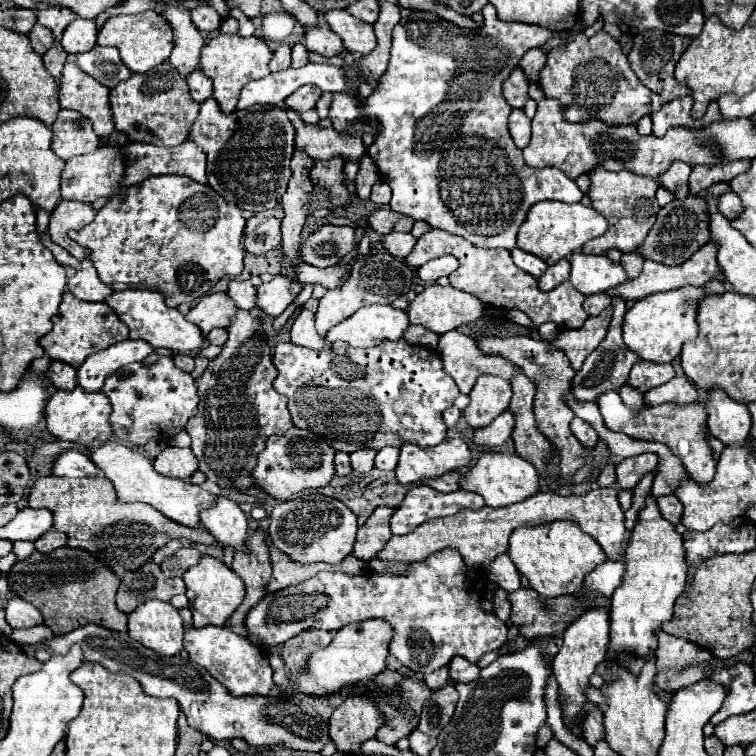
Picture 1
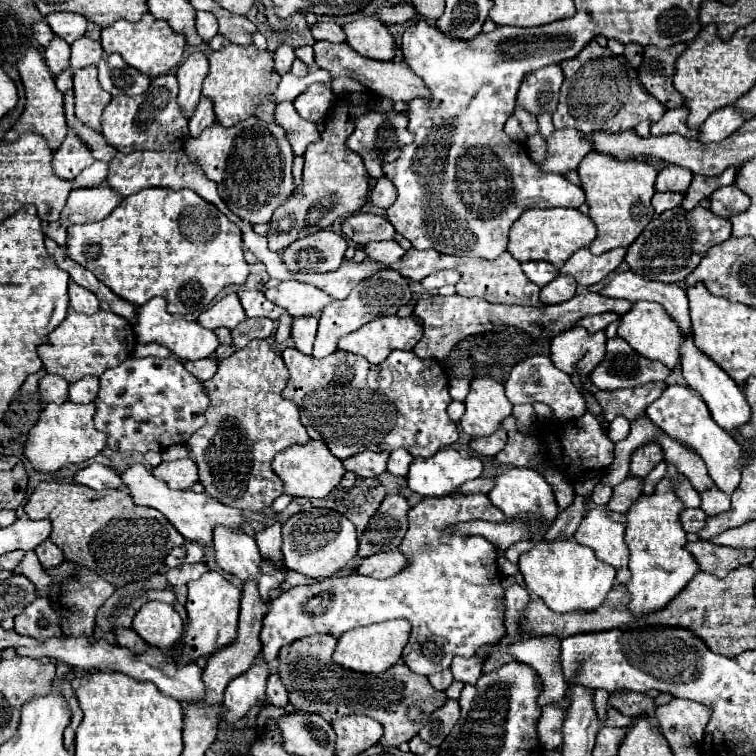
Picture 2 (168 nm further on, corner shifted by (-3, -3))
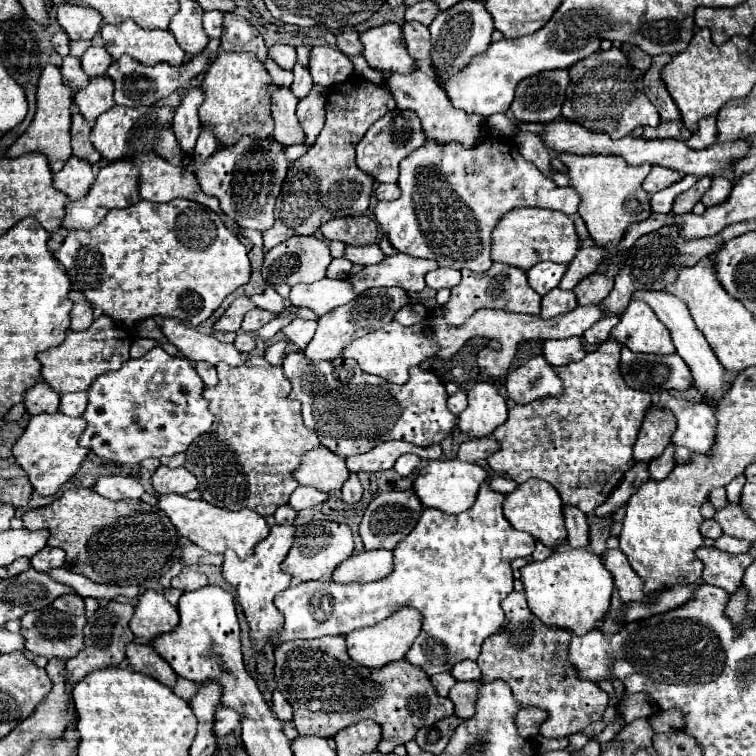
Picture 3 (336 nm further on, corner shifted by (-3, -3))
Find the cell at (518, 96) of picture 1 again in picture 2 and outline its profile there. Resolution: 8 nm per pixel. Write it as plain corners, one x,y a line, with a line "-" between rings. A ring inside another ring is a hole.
517,107
517,109
515,109
515,117
519,119
519,123
521,123
523,131
527,133
527,137
539,133
539,129
537,129
537,119
535,119
531,113
523,113
523,109

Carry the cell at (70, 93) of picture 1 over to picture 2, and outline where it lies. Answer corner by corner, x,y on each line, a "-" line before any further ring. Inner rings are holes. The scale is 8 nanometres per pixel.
97,67
79,69
73,75
75,87
75,115
91,129
101,131
101,113
111,101
111,95
101,89
97,81

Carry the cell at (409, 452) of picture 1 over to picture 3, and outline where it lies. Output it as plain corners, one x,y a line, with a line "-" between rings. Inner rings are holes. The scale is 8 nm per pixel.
435,459
435,461
427,461
417,471
413,491
417,493
417,497
421,499
421,503
425,507
435,507
435,509
441,509
449,515
455,515
455,513
469,509
475,503
475,495
479,491
479,485
485,479
487,479
485,469
475,463
463,463
459,459

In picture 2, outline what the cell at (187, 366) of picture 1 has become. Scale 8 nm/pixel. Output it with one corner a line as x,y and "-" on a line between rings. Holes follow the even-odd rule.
211,357
205,359
197,359
197,361
185,361
185,369
191,371
199,381
207,381
215,375
217,371
217,361

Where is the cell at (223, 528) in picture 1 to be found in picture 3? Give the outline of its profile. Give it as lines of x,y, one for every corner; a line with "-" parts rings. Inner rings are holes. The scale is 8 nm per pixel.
273,525
271,533
255,547
255,551
253,551
255,557
239,559
233,549
227,549
225,561
221,565
225,581
237,589
237,601
245,611
245,617
251,627
251,639
253,639
257,651
265,651
271,635
275,631
279,631
283,625
283,615
275,607
273,599
277,593
281,593
289,587
289,575
281,571
281,563
291,549
293,533
295,533
293,525

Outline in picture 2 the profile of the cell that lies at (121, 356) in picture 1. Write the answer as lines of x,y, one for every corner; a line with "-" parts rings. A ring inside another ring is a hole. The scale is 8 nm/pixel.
83,377
77,383
69,385
67,401
71,401
71,403
91,403
97,397
97,389
99,389
99,379

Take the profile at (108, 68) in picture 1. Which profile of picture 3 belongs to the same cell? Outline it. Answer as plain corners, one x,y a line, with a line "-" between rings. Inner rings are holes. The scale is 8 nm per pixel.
211,39
209,45
197,53
195,57
191,57
191,61
187,61
185,65
181,67
171,67
169,63
159,63
159,65
153,65
153,67
147,67
147,65
141,65
139,61
123,55
121,59
113,61
107,69
107,75
113,79
115,83
115,103
119,105
127,105
127,107
141,107
141,105
153,105
157,101
161,101
163,97
167,97
169,93
177,91
177,89
185,89
187,83
199,75
201,71
207,69
209,65
209,59
217,53
217,47
219,45
219,39

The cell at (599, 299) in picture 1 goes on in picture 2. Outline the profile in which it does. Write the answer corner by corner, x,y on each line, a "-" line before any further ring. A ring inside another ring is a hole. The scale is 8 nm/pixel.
601,313
601,315
587,317
587,319
579,321
579,325
585,327
589,333
597,333
597,331
607,329
607,325
611,325
611,323
617,321
617,319
619,319
619,315
615,315
615,313

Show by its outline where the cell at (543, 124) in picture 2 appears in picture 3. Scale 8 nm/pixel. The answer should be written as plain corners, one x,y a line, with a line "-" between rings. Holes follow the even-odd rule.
555,153
559,161
563,161
569,169
569,181
581,195
579,215
583,217
587,231
597,247
617,245
623,241
627,229
651,217
649,195
643,191
641,183
649,175
651,165
631,167
619,157
611,155
571,155
571,153

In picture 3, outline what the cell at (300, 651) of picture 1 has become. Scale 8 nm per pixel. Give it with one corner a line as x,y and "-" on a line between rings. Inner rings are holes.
343,635
307,641
297,639
275,647
275,681
277,689
293,707
293,723
299,735
333,737
355,721
373,719
383,729
379,743
381,753
391,753
397,745
411,741
421,727
453,715
451,699
439,697
419,667
407,659
389,663
377,671
357,665
347,655

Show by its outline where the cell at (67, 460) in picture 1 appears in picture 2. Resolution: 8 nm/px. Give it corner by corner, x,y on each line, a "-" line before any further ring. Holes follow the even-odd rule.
91,463
89,467
81,469
77,475
75,475
75,483
79,485
87,485
95,491
103,491
103,489
121,489
125,487
121,475
115,471
115,469
109,469
105,465
99,465
99,463

